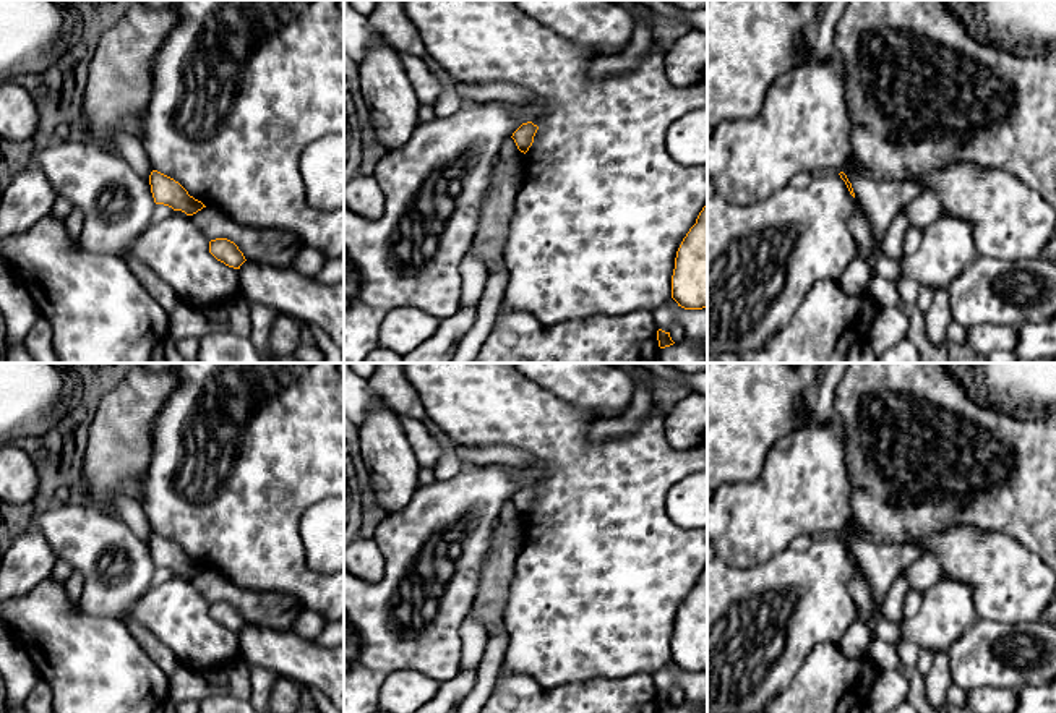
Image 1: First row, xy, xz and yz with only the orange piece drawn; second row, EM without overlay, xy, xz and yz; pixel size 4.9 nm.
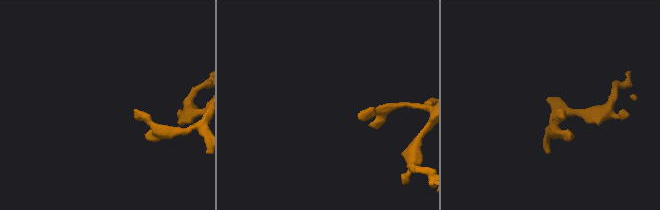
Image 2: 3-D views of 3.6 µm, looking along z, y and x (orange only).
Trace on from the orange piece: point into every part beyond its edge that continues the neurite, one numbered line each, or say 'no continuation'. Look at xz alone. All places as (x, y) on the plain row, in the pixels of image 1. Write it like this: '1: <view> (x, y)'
no continuation

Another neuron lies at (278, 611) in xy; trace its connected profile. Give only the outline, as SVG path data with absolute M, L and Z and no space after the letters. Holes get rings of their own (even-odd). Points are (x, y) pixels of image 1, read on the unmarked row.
M206 569L190 582L209 601L227 601L243 616L247 624L290 632L303 611L297 598L238 587L212 569Z

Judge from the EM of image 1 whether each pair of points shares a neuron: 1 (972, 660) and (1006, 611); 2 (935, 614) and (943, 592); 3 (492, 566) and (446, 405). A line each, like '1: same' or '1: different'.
1: different
2: same
3: different

